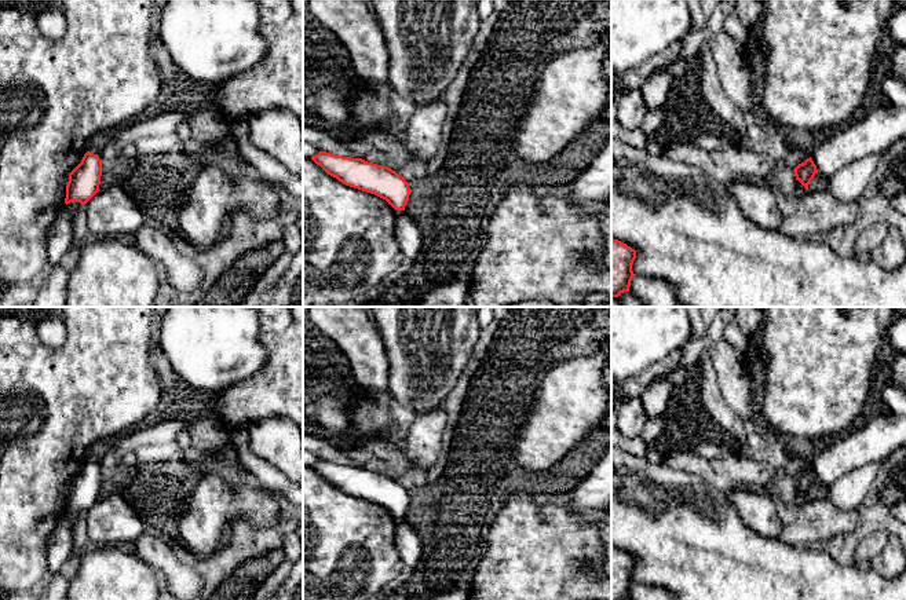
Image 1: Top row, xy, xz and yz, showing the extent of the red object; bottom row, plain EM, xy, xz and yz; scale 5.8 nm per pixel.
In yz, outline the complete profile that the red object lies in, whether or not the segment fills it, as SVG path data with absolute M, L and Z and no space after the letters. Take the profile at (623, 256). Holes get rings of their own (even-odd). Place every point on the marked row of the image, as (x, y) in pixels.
M611 238L611 297L629 292L631 281L635 277L632 271L635 259L635 249Z

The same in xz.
M319 151L311 160L343 184L375 194L395 211L405 211L412 190L391 168L326 151Z

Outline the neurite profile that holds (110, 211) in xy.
M116 186L99 190L85 209L88 228L98 237L134 233L145 223L129 195Z

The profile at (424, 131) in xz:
M443 98L416 109L408 127L406 147L410 160L428 164L436 154L445 117L446 105Z

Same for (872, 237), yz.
M881 222L865 227L855 241L854 256L861 260L867 260L872 252L883 244L889 226L889 223Z

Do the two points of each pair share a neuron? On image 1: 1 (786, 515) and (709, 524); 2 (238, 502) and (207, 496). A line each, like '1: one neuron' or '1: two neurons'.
1: two neurons
2: one neuron

